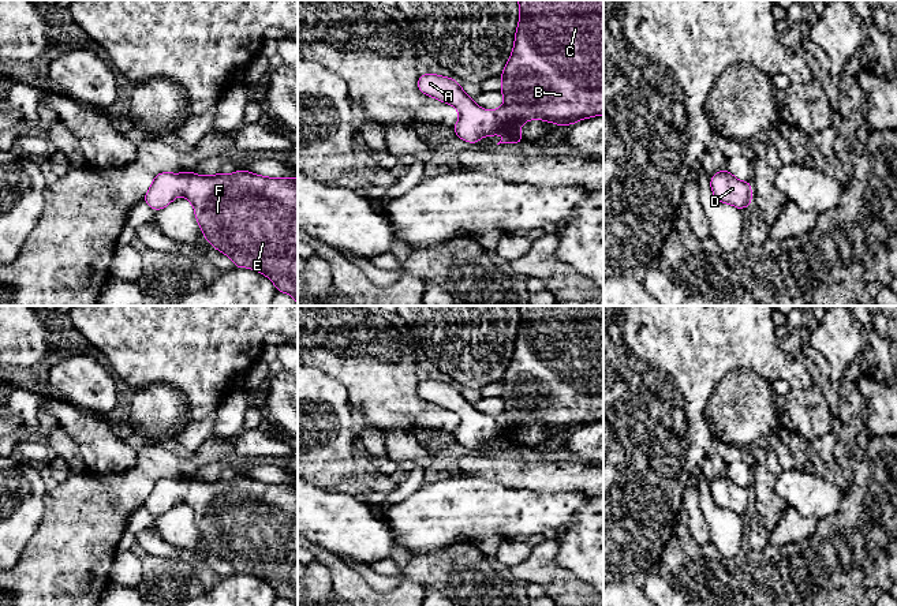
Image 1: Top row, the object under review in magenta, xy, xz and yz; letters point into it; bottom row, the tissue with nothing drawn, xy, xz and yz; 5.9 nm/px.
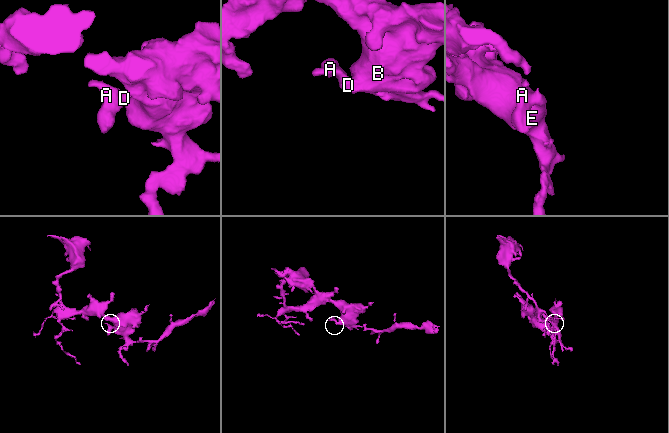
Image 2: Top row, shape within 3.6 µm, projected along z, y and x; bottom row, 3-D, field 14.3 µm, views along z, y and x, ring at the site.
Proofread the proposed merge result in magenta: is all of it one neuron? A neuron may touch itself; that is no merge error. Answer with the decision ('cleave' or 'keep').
keep

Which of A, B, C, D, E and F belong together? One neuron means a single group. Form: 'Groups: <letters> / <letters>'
Groups: A B C D E F

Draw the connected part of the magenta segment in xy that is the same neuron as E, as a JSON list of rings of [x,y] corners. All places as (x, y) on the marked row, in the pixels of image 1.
[[[247,171],[201,176],[194,172],[154,176],[143,201],[154,210],[167,207],[177,195],[194,206],[205,239],[232,259],[235,268],[250,268],[269,277],[279,292],[289,293],[298,304],[298,177],[265,177]]]

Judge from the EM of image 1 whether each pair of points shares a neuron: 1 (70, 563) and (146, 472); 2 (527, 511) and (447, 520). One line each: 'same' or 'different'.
1: same
2: same

